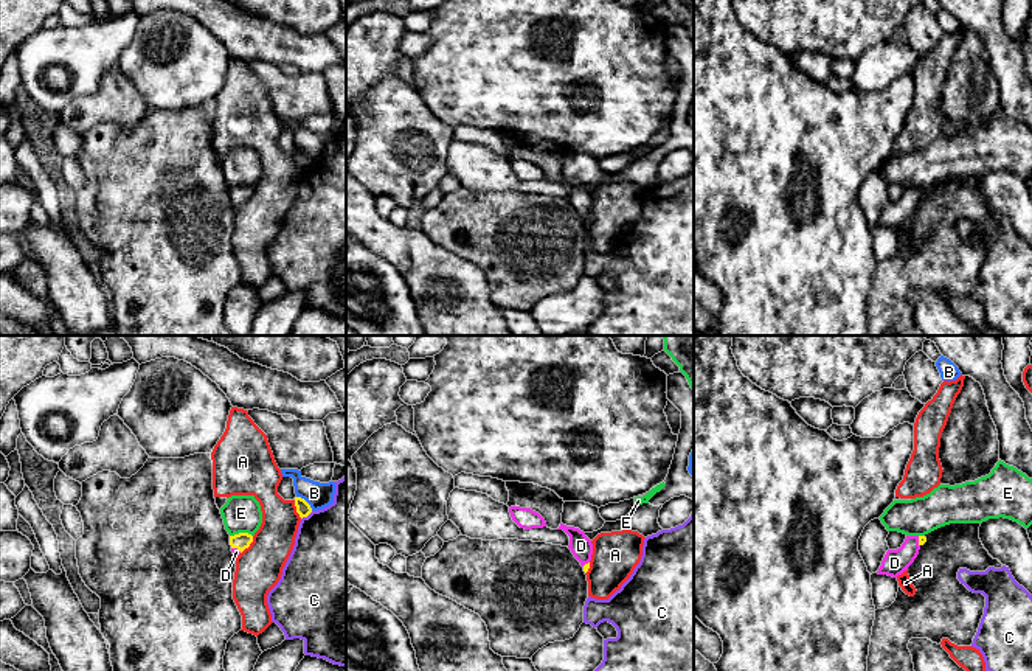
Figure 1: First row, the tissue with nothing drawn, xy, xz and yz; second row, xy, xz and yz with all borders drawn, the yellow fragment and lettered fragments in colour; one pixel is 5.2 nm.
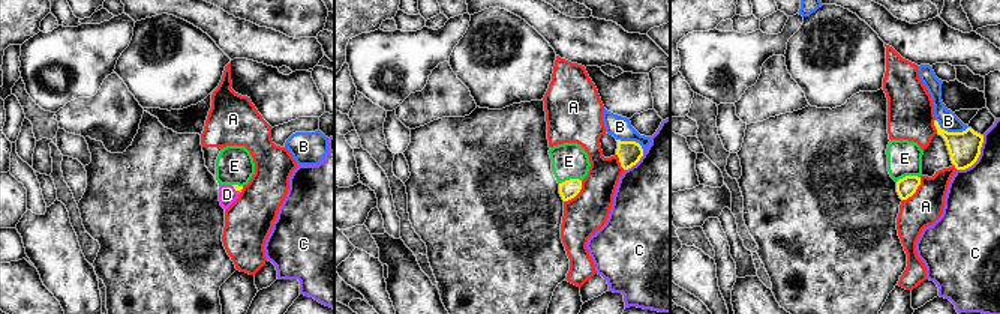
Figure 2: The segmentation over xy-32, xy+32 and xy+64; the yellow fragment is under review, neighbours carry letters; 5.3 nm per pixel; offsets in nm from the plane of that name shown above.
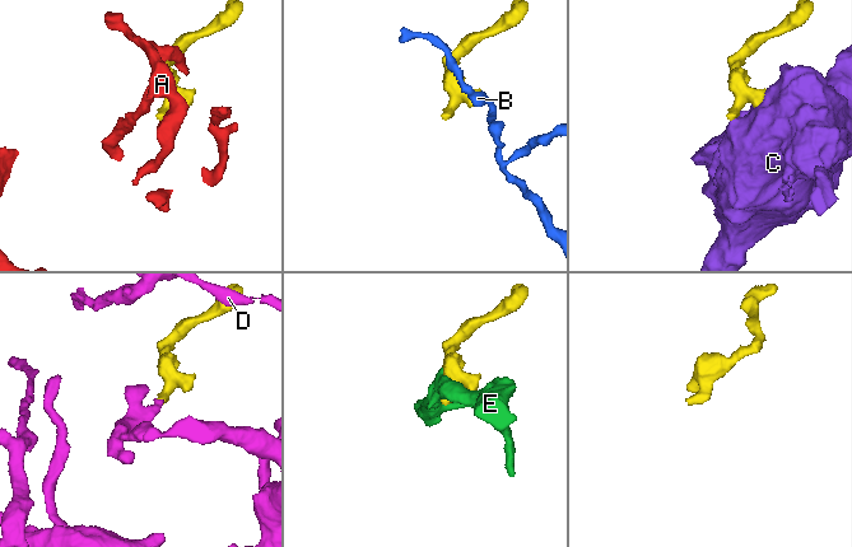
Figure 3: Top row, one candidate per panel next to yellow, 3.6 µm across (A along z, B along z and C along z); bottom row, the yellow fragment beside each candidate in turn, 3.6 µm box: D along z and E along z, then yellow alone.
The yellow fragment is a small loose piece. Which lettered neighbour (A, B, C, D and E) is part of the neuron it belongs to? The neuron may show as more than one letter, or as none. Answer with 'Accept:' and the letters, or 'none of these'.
Accept: D

